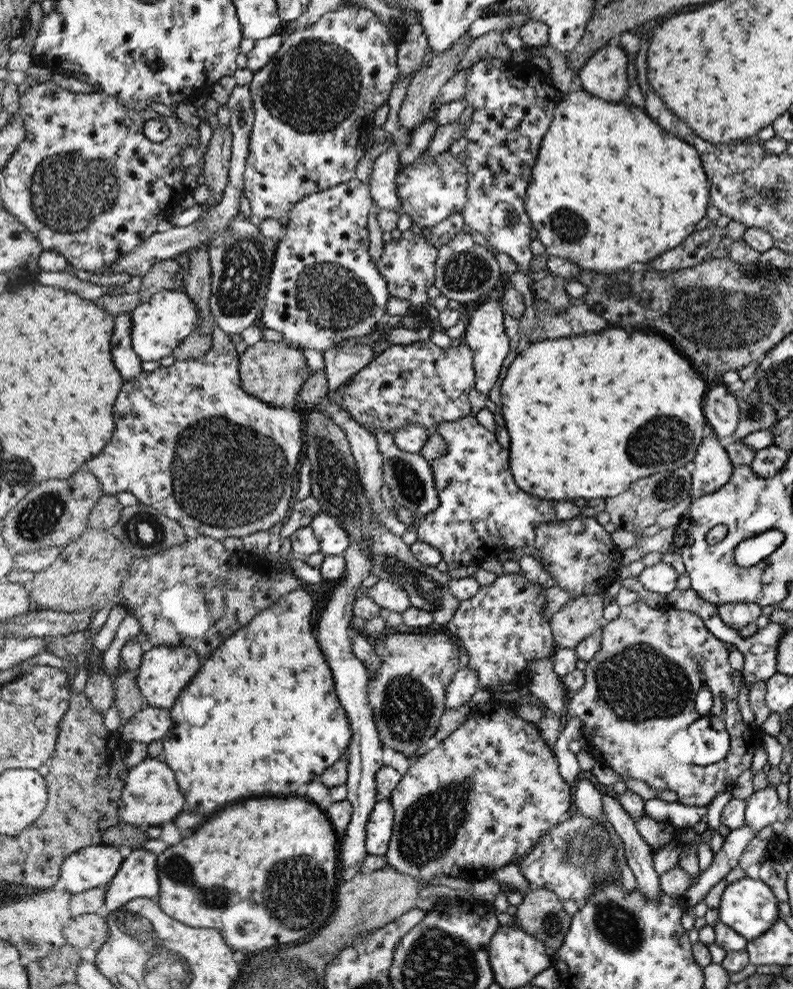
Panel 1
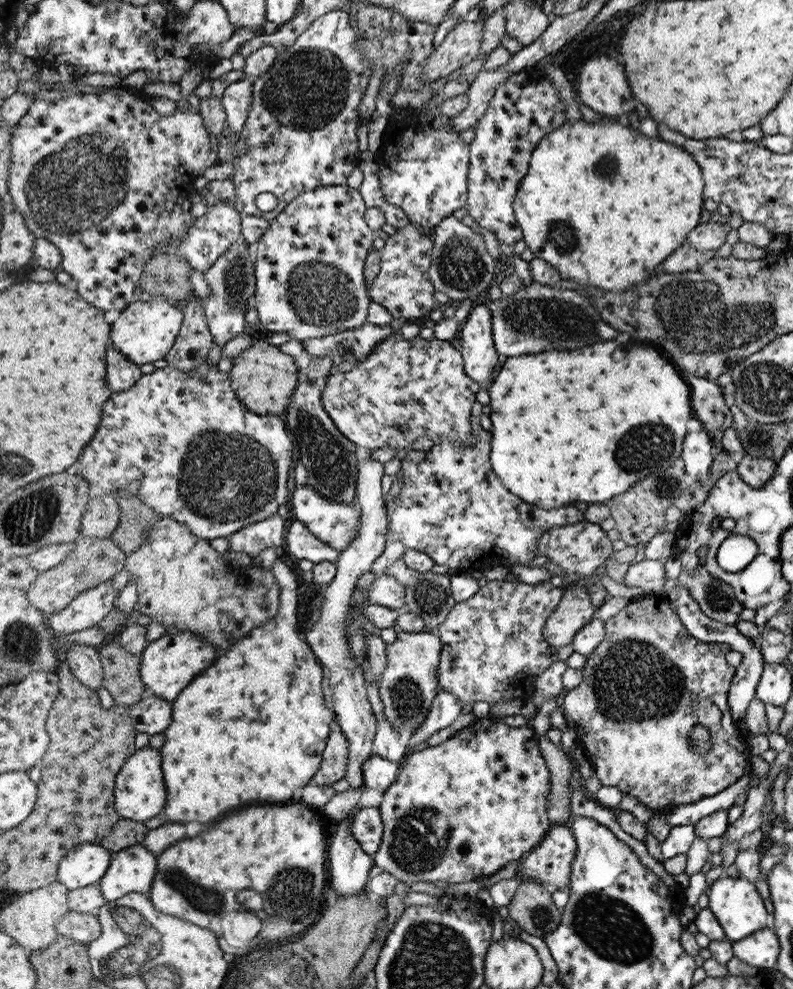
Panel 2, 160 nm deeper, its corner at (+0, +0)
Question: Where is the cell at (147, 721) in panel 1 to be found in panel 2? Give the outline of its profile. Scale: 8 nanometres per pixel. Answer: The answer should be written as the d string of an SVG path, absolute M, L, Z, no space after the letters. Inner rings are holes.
M148 694L138 704L135 704L131 708L131 713L133 714L133 719L139 732L146 733L148 737L159 732L164 732L173 722L172 703L154 694Z

